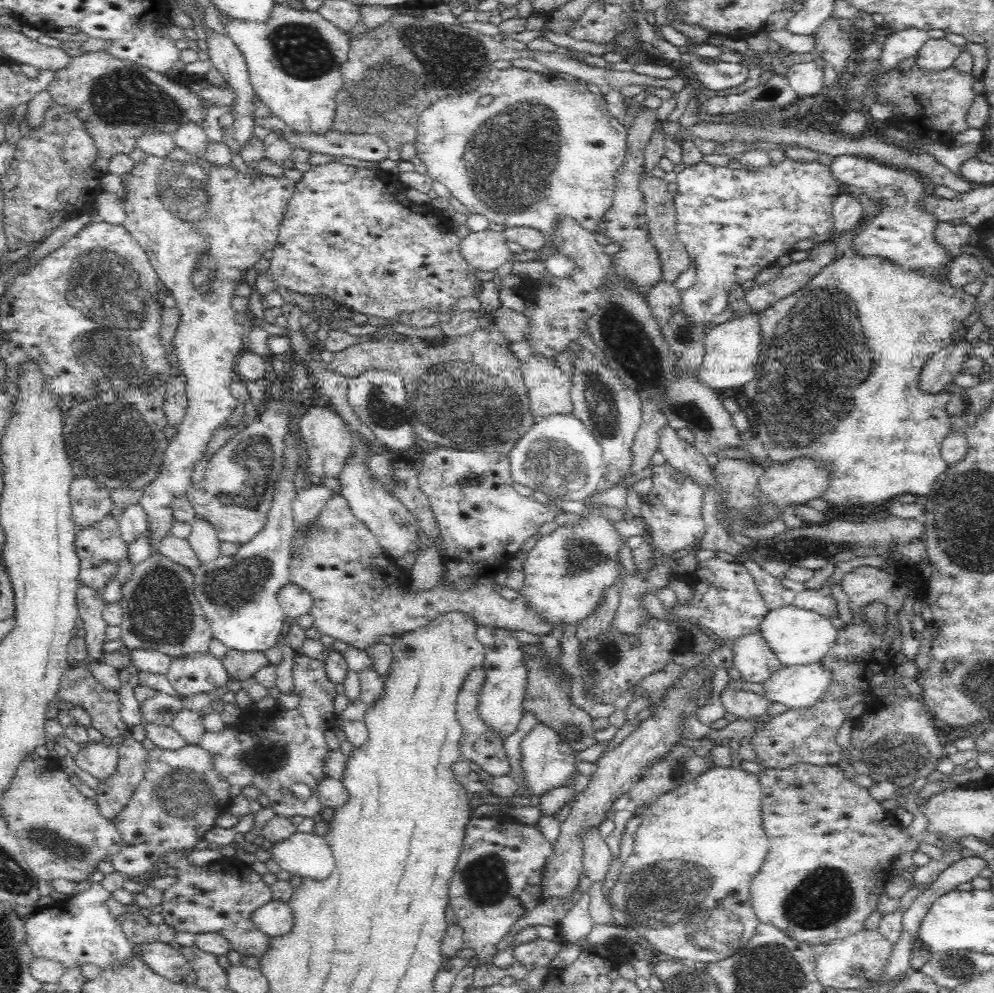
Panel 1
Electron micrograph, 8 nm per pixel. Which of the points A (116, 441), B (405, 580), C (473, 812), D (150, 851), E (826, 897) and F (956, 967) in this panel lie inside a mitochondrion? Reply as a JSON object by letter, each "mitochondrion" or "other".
{"A":"mitochondrion","B":"other","C":"other","D":"other","E":"mitochondrion","F":"mitochondrion"}

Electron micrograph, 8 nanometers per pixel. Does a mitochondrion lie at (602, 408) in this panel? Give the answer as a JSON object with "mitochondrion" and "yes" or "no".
{"mitochondrion":"yes"}

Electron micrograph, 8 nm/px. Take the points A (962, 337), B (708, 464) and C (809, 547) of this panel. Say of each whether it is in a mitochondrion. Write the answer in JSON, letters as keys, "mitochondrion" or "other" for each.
{"A":"other","B":"other","C":"mitochondrion"}

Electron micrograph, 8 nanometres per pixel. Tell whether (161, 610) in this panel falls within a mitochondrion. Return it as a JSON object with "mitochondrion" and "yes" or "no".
{"mitochondrion":"yes"}

